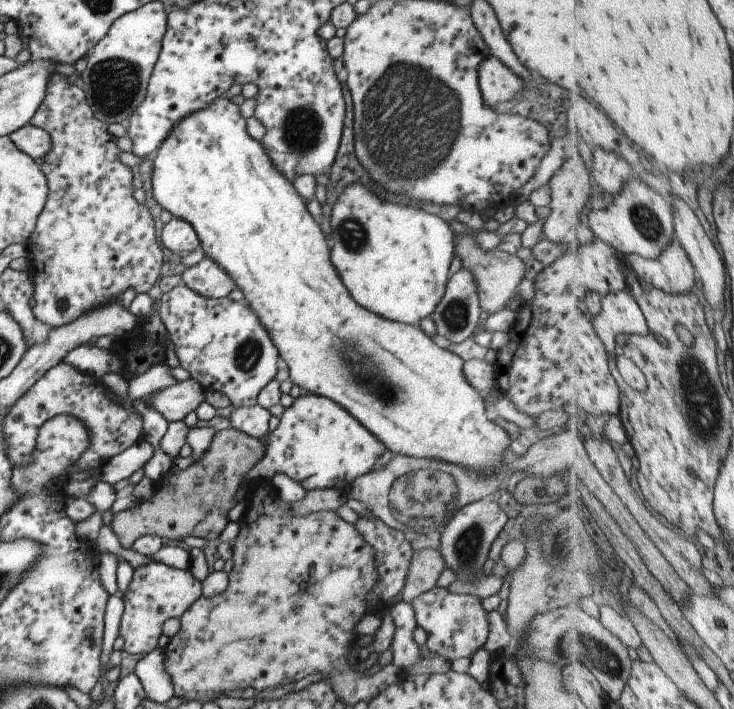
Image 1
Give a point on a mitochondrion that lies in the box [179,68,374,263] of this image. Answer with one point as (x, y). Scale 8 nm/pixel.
(301, 125)

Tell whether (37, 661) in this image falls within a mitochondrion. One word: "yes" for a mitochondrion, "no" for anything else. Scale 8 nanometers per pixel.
yes

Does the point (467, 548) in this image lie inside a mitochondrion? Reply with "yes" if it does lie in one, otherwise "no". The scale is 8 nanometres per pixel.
yes

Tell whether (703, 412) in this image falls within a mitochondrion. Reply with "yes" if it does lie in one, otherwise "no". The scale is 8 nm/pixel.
yes

